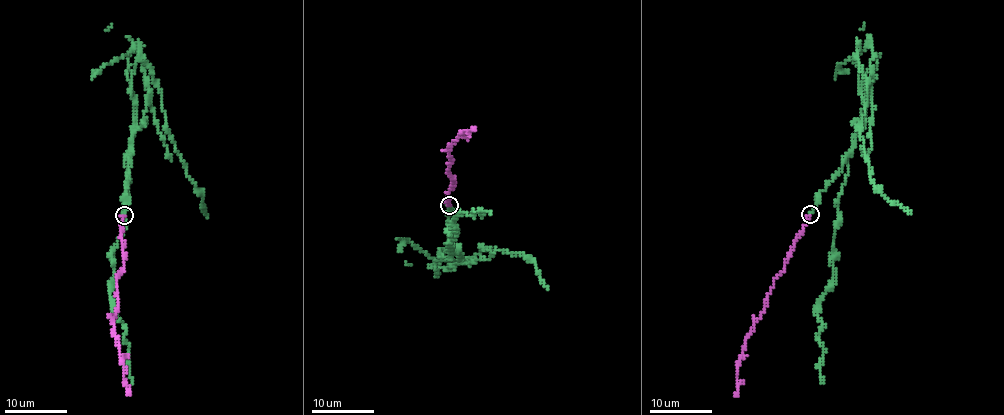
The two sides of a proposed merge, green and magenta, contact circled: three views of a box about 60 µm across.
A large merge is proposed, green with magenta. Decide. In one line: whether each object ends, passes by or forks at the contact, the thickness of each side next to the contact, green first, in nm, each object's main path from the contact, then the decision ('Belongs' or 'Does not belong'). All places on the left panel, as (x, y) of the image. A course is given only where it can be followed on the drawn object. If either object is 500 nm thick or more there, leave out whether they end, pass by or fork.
At the ring green ends. At the ring magenta ends. Thickness 260 nm (green) against 340 nm. Course of green: (124, 215), (134, 121), (131, 74), (141, 51), (157, 87), (168, 137), (186, 174), (202, 196), (208, 217). Course of magenta: (124, 215), (120, 236), (123, 269), (117, 278), (117, 309), (113, 324), (124, 369), (124, 384), (129, 394). Does not belong

